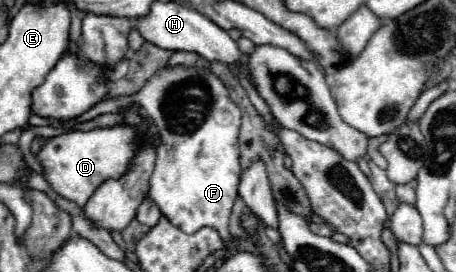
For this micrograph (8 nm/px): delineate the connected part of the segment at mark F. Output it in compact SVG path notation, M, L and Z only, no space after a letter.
M176 66L172 70L164 68L148 84L128 98L142 106L144 114L150 116L160 130L160 148L156 148L156 166L150 176L150 188L146 198L152 200L160 212L170 220L170 224L178 226L186 234L194 234L204 226L212 226L220 232L224 242L228 244L228 218L232 206L238 198L240 184L240 150L238 150L238 128L240 128L240 110L230 100L228 90L220 82L216 74L212 74L204 66L182 68Z

